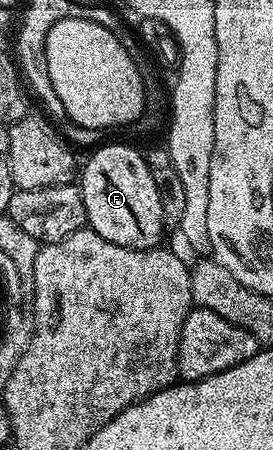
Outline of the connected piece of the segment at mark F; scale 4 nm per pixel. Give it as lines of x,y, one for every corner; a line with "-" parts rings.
101,145
79,169
79,188
83,195
88,228
119,247
156,249
162,244
167,218
161,190
155,187
145,154
129,145

